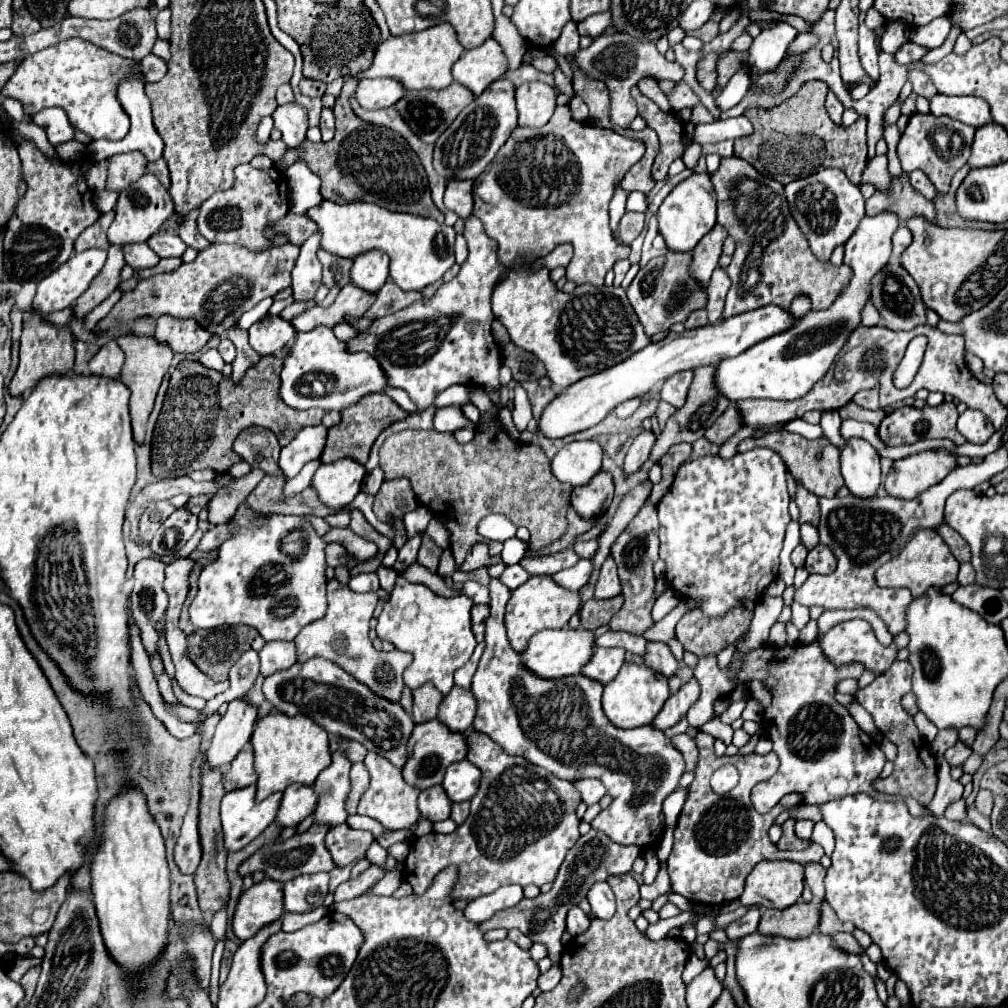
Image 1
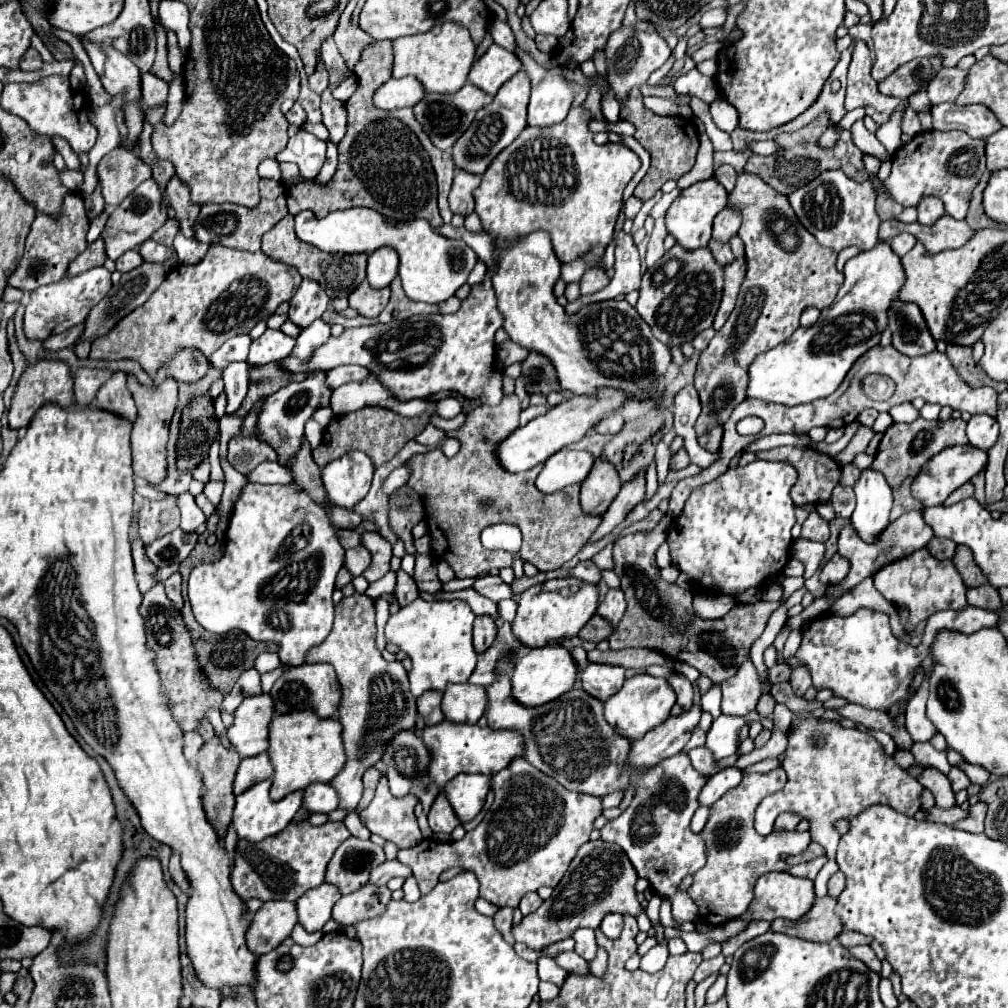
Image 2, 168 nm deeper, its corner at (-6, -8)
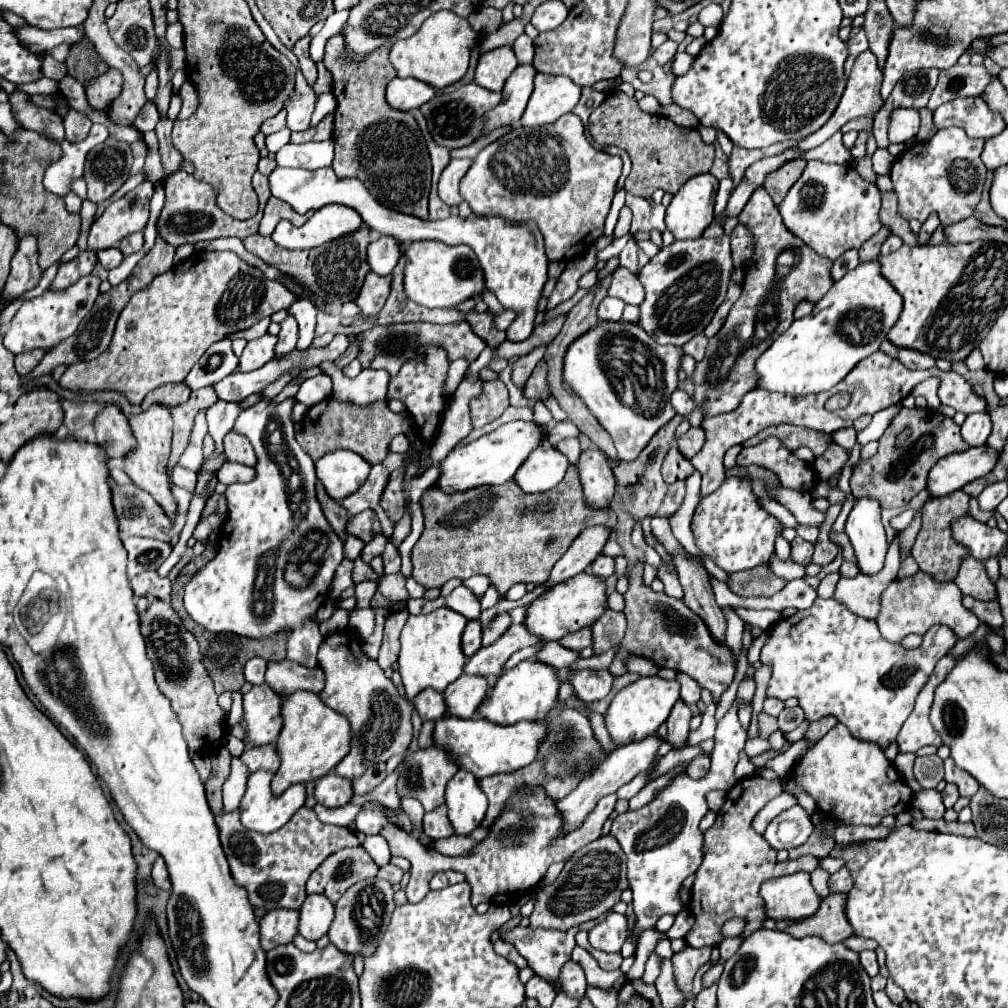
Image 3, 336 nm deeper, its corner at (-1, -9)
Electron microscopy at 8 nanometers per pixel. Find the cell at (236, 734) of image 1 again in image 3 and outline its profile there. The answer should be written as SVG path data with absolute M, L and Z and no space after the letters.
M260 684L252 686L248 694L244 694L244 728L246 742L252 746L264 746L276 742L282 730L282 698L270 686Z

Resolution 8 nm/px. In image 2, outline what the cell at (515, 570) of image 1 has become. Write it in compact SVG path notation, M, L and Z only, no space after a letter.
M491 575L481 577L481 579L475 581L473 589L477 589L481 595L489 597L489 599L495 601L495 603L501 601L501 599L511 599L511 597L513 597L511 585L509 585L509 583L503 583L501 577L491 577Z

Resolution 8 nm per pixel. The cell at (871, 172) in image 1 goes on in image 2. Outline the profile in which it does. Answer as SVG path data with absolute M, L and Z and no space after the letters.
M923 131L893 155L891 175L883 181L883 191L903 207L919 203L921 197L933 195L945 203L947 215L963 219L971 201L973 187L985 173L985 141L971 139L961 131Z

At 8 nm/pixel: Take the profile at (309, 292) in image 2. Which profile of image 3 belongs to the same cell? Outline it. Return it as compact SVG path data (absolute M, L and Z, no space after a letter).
M288 316L282 324L282 330L278 334L278 344L274 348L274 358L284 358L286 354L296 350L296 342L298 342L298 324L294 320L294 316Z

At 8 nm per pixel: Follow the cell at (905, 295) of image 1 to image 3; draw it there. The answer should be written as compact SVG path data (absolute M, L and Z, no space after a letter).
M900 348L900 362L910 370L918 370L918 368L926 370L934 366L934 358L930 358L928 354L920 354L916 350L906 350L906 348Z

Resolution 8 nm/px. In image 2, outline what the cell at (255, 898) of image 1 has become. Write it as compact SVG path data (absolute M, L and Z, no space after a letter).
M267 901L253 915L247 929L247 947L255 955L263 955L287 939L293 925L297 923L295 903L289 901Z

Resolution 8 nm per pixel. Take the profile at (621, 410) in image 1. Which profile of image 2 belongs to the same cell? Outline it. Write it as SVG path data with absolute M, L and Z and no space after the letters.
M613 413L609 417L605 417L605 421L599 421L599 425L595 425L597 433L619 433L623 429L623 417L619 413Z

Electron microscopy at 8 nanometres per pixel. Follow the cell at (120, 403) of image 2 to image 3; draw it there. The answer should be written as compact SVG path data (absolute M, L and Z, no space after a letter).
M104 406L100 416L94 420L96 444L104 448L108 458L124 458L136 448L136 440L128 426L128 418L118 406Z

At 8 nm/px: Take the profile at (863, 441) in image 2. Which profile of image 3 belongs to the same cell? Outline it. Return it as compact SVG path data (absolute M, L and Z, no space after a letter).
M832 442L828 450L814 460L814 470L818 470L818 478L828 480L844 466L846 460L848 460L848 454L838 444Z

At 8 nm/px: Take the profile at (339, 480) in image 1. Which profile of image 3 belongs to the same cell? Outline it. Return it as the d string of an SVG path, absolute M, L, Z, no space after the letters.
M334 450L316 460L316 476L334 500L342 500L370 474L370 464L350 450Z

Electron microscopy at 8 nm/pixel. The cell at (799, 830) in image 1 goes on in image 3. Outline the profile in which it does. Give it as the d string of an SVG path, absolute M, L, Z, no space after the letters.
M752 776L746 780L740 780L730 792L722 806L722 810L716 816L714 826L704 832L704 842L708 846L702 866L696 870L696 880L692 886L692 898L690 898L690 912L696 918L696 924L692 930L684 936L686 944L692 948L702 946L718 946L722 936L722 926L730 918L744 918L746 928L740 934L740 938L748 938L752 932L760 930L766 920L764 902L760 896L760 886L778 876L788 876L794 872L812 872L818 866L818 860L814 856L800 856L796 860L779 862L777 853L770 844L754 832L752 820L766 806L768 800L776 798L782 792L782 780L764 780L762 776Z

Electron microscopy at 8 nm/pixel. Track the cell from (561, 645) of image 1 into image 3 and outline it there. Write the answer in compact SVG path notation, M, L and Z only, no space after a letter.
M524 660L512 670L506 670L498 676L498 682L480 704L480 710L476 710L476 716L502 726L516 724L520 720L544 720L546 714L556 704L558 686L560 686L560 680L552 666L546 666L536 660Z

